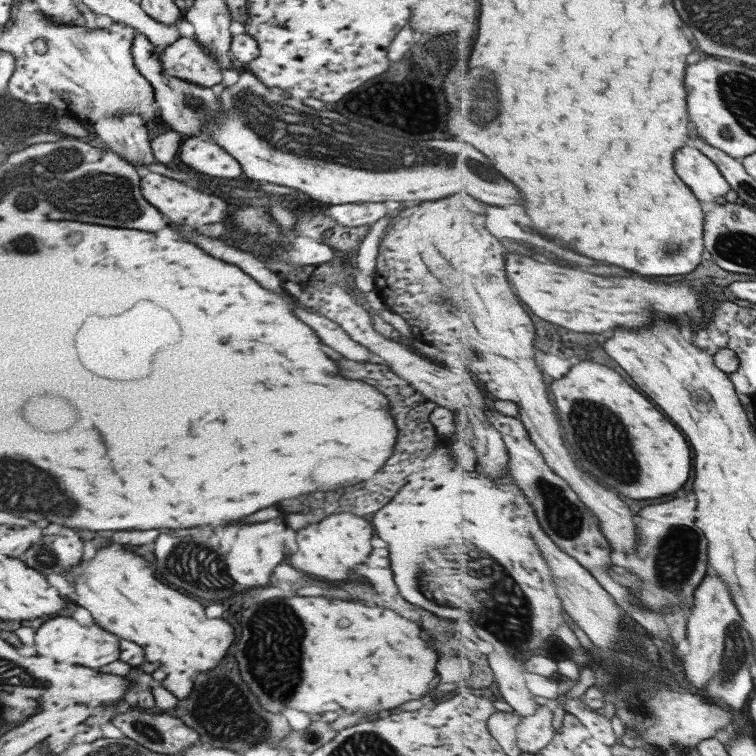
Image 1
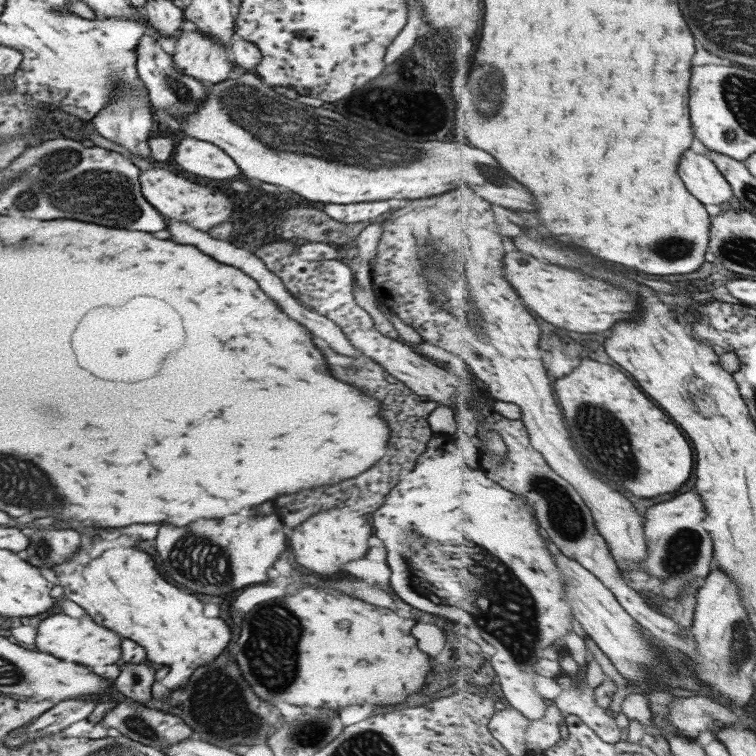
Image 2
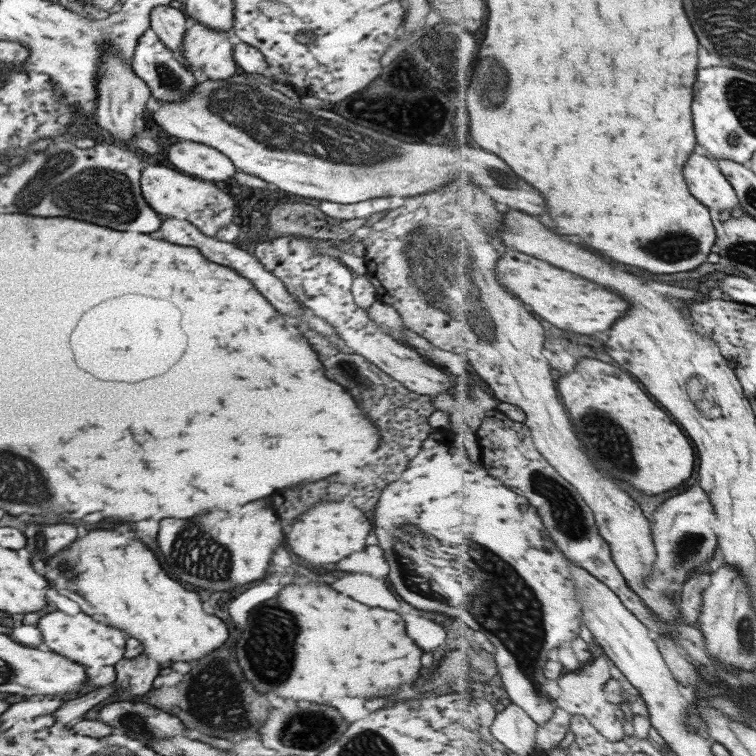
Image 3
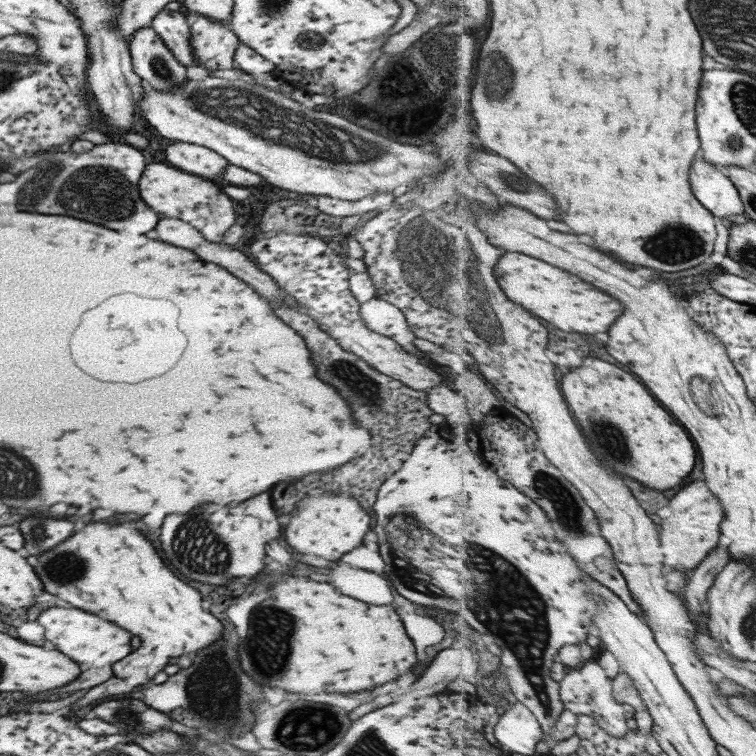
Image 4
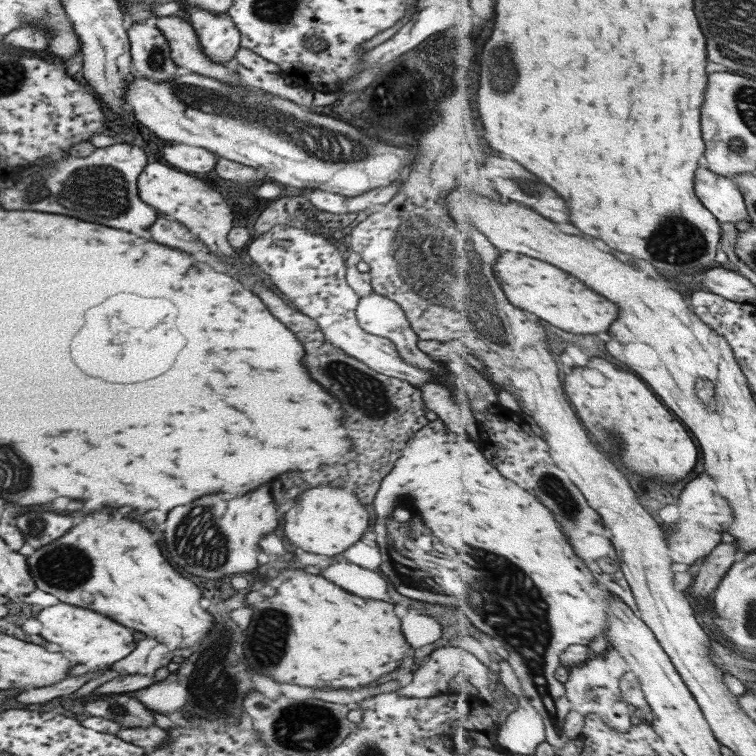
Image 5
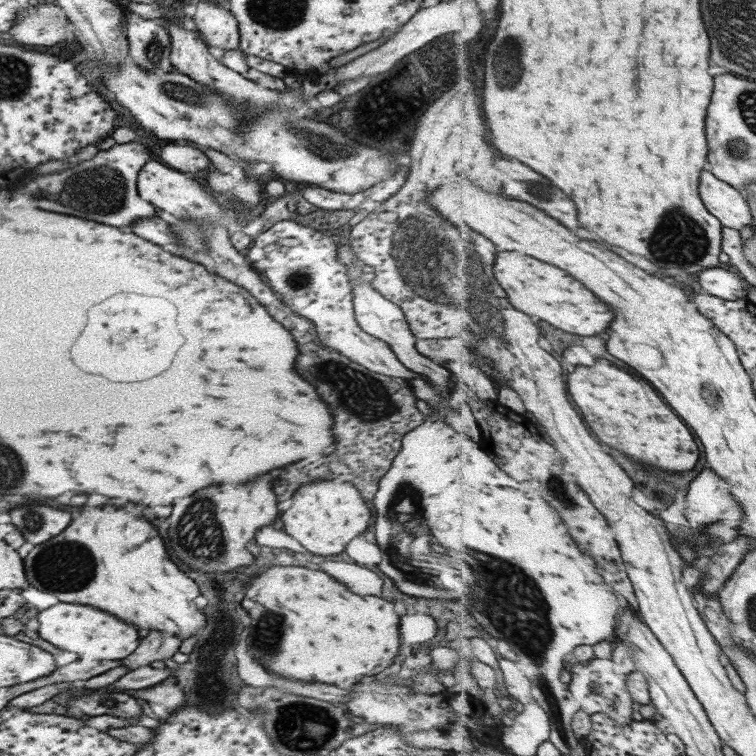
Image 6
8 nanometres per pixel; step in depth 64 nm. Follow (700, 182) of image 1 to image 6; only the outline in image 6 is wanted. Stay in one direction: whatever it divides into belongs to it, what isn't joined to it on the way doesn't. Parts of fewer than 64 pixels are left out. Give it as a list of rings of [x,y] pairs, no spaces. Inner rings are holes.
[[[712,171],[702,173],[701,195],[710,212],[725,226],[738,230],[754,227],[755,216],[746,193],[718,178]]]

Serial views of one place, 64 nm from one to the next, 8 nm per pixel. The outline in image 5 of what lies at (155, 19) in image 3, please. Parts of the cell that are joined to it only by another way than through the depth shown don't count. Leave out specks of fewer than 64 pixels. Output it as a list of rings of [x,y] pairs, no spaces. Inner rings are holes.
[[[186,14],[156,18],[156,28],[168,41],[171,58],[180,71],[192,72],[208,78],[216,78],[219,82],[239,86],[241,84],[236,73],[226,66],[214,64],[199,43],[190,22],[186,21]]]

